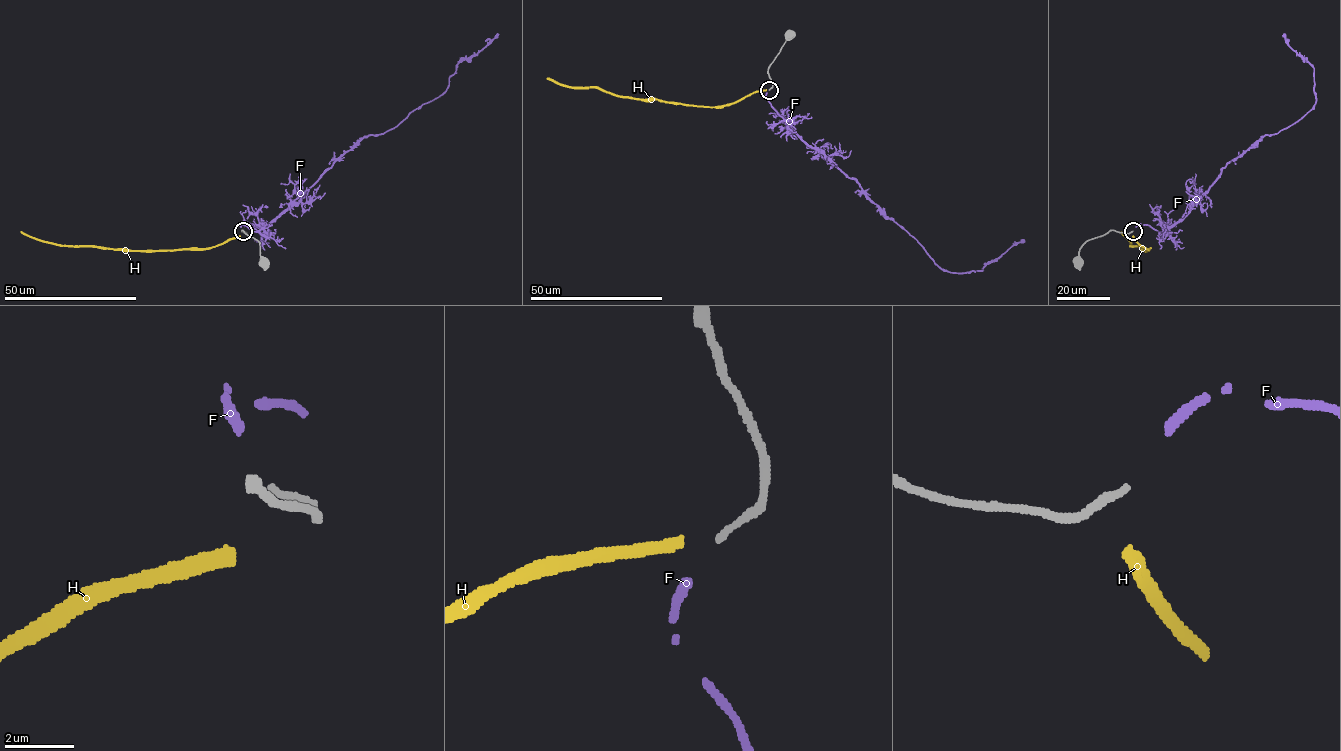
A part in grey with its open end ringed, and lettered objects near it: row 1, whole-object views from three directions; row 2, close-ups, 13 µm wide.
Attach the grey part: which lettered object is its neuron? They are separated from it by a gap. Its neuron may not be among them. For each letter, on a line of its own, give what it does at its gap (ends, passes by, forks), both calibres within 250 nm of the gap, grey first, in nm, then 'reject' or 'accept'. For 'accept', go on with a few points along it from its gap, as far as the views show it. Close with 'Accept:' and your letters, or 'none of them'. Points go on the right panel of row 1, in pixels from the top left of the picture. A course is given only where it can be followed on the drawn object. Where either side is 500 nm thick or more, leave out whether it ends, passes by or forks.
F: it ends there; 180 nm thick on the grey side, 280 nm on the other; accept; it runs (1136, 227), (1149, 225), (1161, 232), (1174, 226), (1229, 163), (1312, 108), (1314, 68), (1288, 45), (1284, 34)
H: it ends there; 180 nm thick on the grey side, 360 nm on the other; reject
Accept: F

